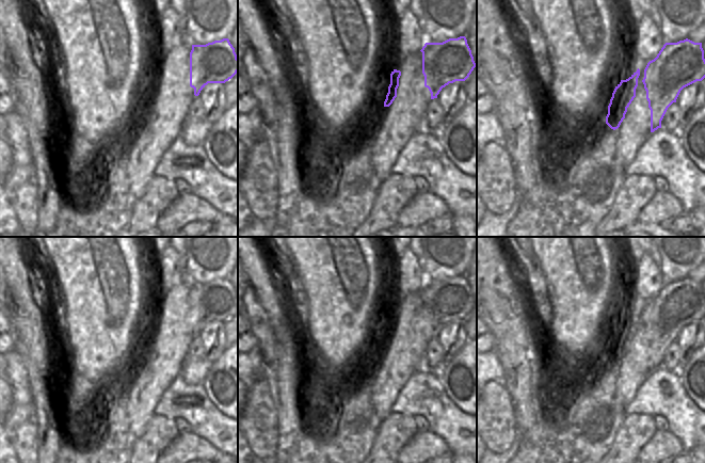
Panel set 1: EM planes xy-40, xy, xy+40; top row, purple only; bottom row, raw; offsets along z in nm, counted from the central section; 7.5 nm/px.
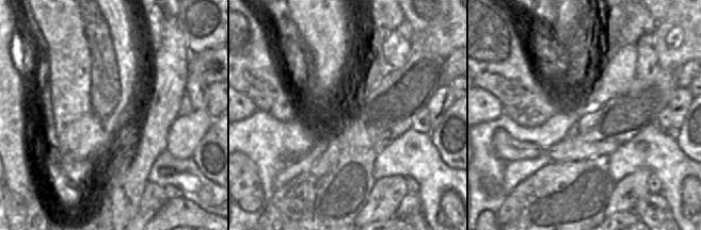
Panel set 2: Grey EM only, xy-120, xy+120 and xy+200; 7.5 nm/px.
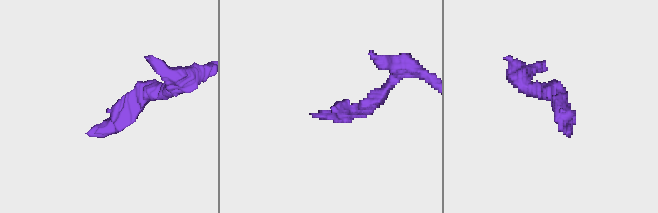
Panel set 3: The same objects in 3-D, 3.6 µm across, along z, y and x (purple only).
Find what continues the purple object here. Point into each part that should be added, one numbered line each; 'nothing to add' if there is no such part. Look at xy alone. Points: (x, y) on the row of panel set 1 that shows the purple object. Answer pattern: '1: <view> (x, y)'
nothing to add

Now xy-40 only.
nothing to add

